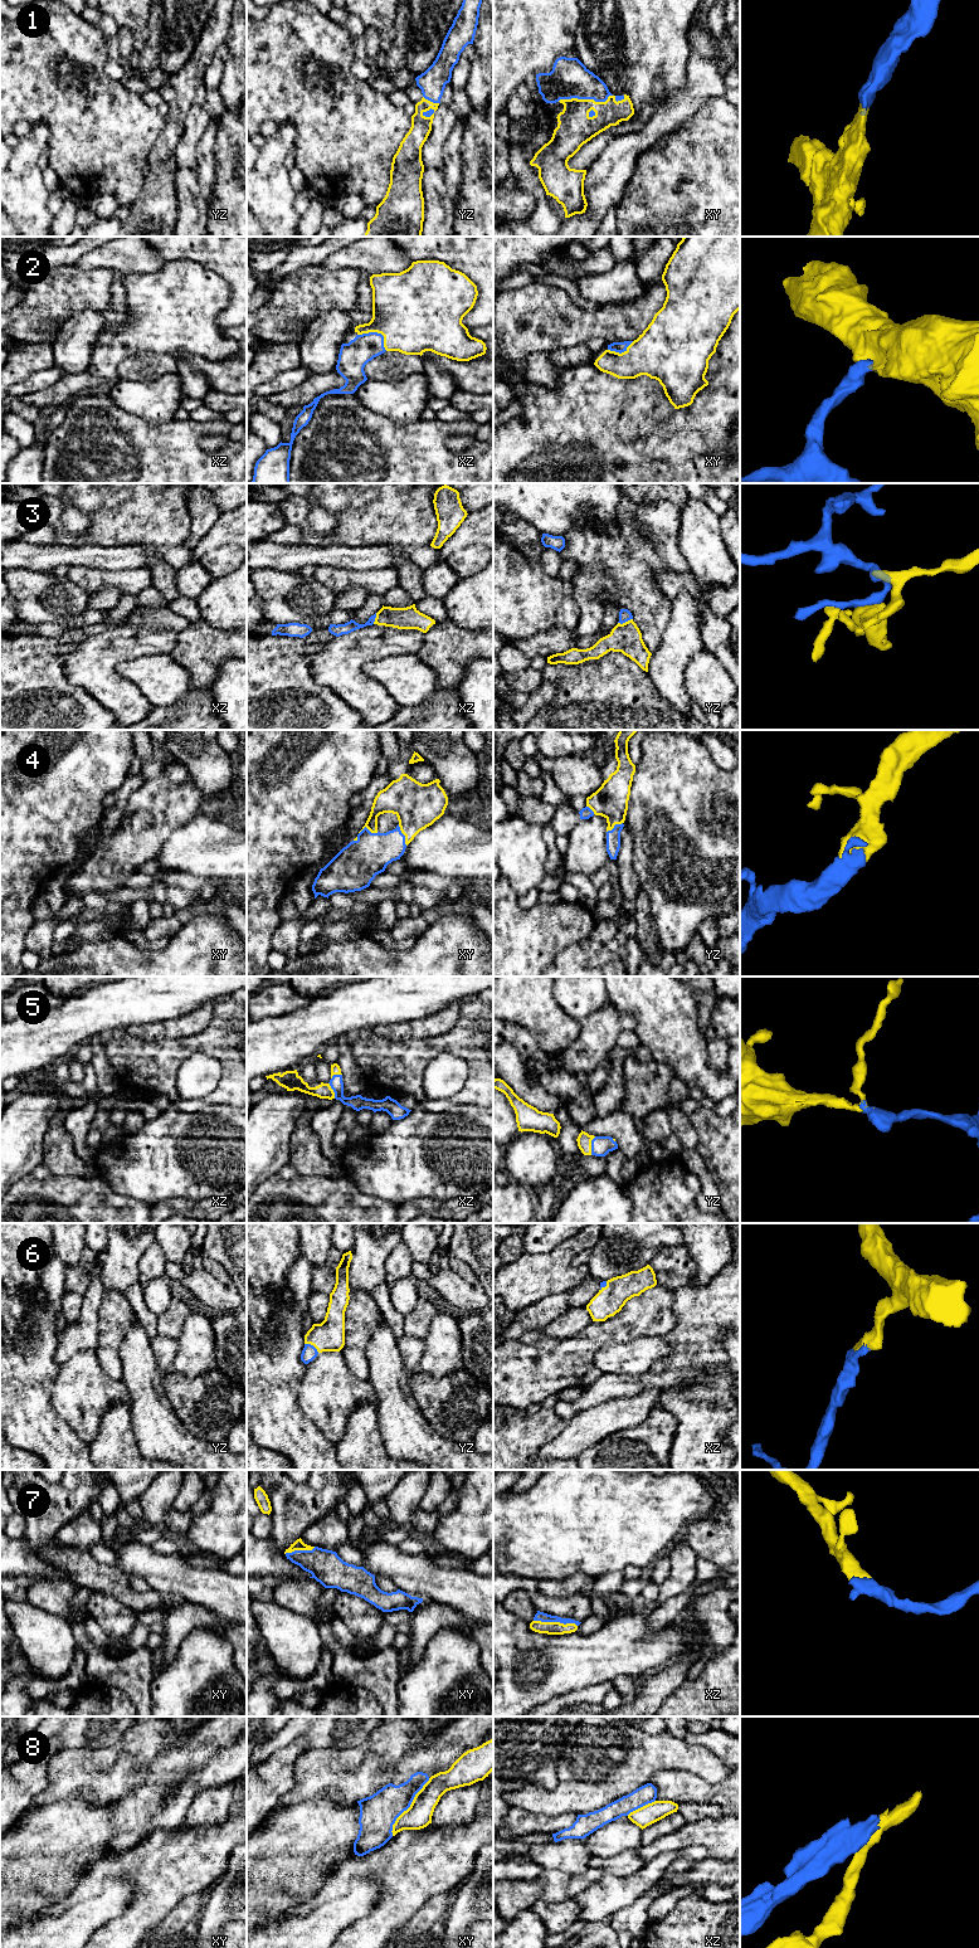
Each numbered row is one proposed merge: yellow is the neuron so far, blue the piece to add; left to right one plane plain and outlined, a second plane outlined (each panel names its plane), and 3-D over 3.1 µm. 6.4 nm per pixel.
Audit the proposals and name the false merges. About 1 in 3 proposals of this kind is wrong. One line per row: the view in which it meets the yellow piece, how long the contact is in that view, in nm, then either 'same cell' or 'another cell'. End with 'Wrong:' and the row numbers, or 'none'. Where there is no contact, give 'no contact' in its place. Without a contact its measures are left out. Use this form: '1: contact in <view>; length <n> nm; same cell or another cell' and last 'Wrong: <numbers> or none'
1: contact in xy; length 360 nm; same cell
2: contact in xz; length 220 nm; same cell
3: contact in yz; length 100 nm; another cell
4: contact in xy; length 150 nm; same cell
5: contact in yz; length 120 nm; same cell
6: contact in yz; length 110 nm; same cell
7: contact in xz; length 280 nm; same cell
8: contact in xy; length 440 nm; another cell
Wrong: 3, 8

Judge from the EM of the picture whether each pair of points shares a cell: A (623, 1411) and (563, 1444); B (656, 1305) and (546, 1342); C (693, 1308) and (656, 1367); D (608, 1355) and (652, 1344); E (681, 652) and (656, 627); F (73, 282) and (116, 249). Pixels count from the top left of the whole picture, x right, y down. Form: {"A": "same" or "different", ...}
{"A": "same", "B": "different", "C": "same", "D": "same", "E": "different", "F": "different"}

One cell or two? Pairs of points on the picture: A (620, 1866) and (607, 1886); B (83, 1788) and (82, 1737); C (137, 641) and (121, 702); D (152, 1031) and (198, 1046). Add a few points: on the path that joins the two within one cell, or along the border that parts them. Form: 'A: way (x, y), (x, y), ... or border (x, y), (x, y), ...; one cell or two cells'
A: border (642, 1866), (629, 1875), (604, 1873); two cells
B: border (111, 1744), (61, 1749); two cells
C: way (121, 654), (111, 665), (111, 686); one cell
D: border (204, 1027), (190, 1036), (147, 1041); two cells

